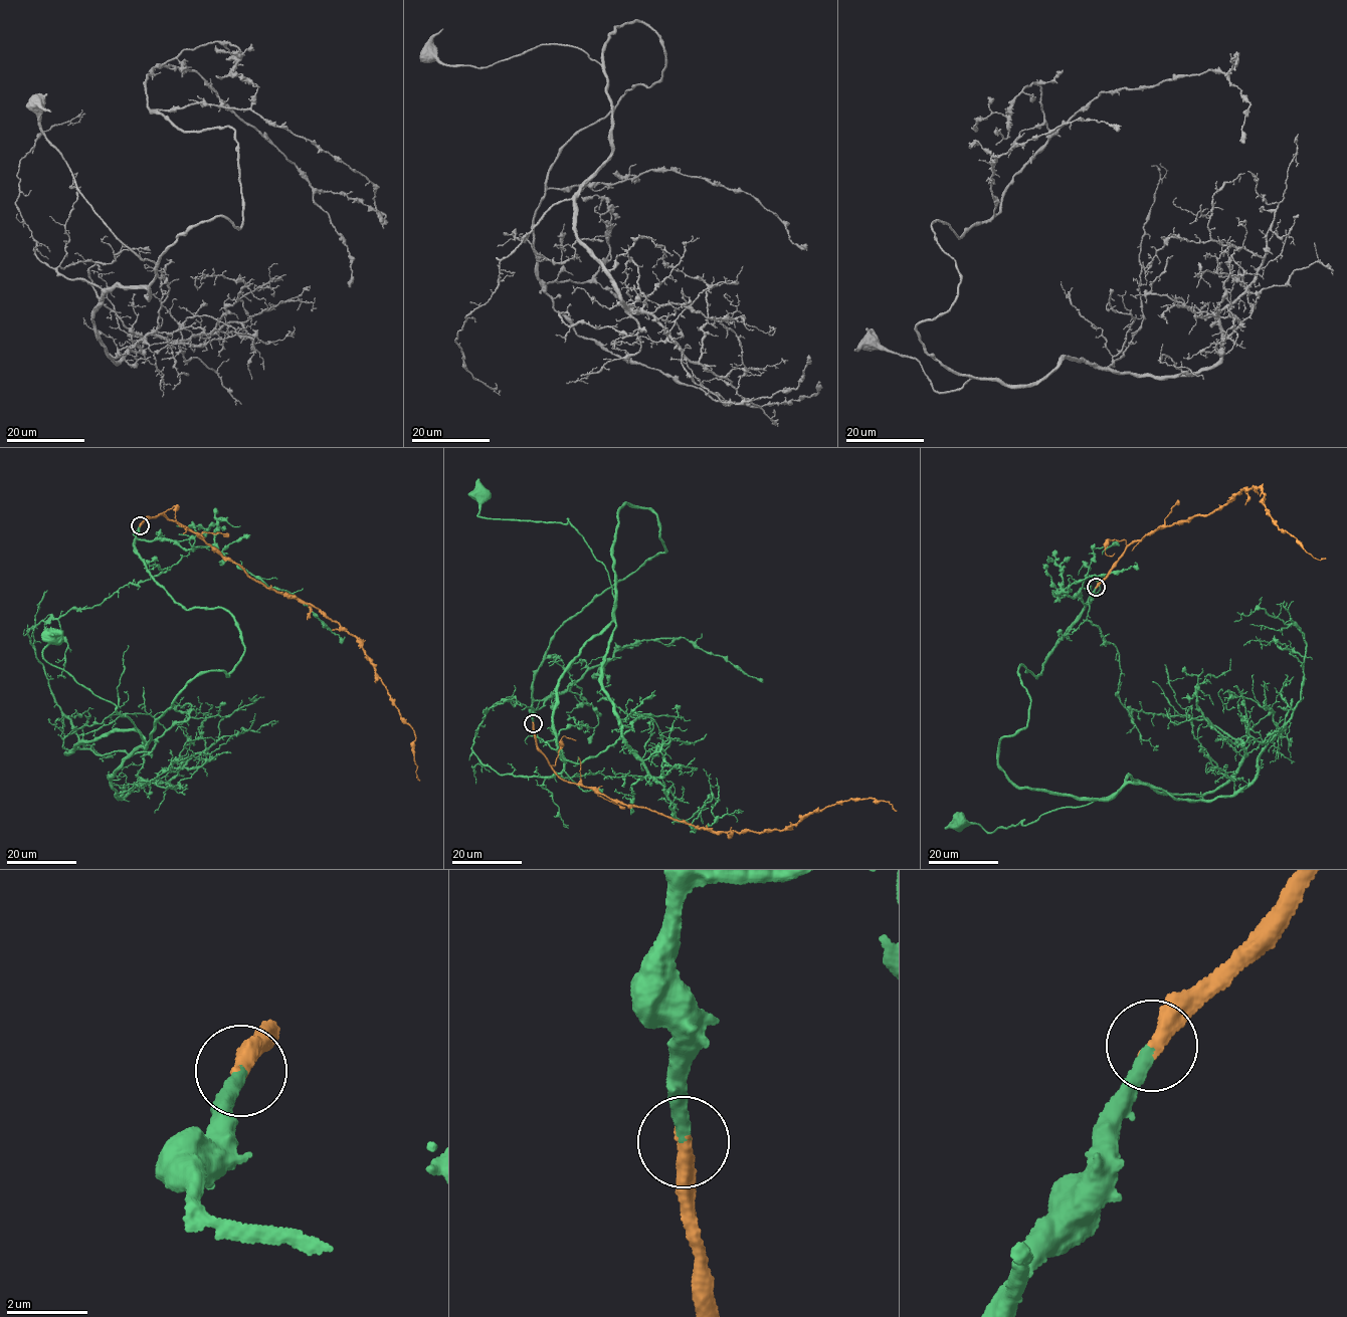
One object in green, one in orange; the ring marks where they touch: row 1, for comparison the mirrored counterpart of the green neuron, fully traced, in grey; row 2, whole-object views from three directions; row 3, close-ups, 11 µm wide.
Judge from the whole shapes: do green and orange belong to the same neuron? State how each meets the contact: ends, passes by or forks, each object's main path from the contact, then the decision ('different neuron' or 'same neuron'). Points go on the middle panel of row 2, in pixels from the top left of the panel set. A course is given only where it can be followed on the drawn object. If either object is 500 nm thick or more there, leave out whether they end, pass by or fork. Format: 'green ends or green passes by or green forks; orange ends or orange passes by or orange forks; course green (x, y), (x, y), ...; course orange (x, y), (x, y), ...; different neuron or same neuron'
green ends; orange ends; course green (533, 722), (555, 634), (667, 551), (650, 509), (619, 509), (615, 600), (569, 519), (484, 517), (482, 494); course orange (533, 722), (539, 749), (563, 780), (696, 827), (780, 831), (850, 799), (883, 800), (897, 811); same neuron

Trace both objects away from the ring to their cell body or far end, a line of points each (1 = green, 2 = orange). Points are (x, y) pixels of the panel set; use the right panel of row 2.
1: (1096, 587), (1041, 675), (1019, 667), (1027, 725), (996, 757), (1018, 787), (1112, 797), (990, 833), (959, 822)
2: (1096, 587), (1129, 544), (1159, 526), (1218, 509), (1253, 485), (1261, 487), (1273, 523), (1314, 558), (1326, 559)

